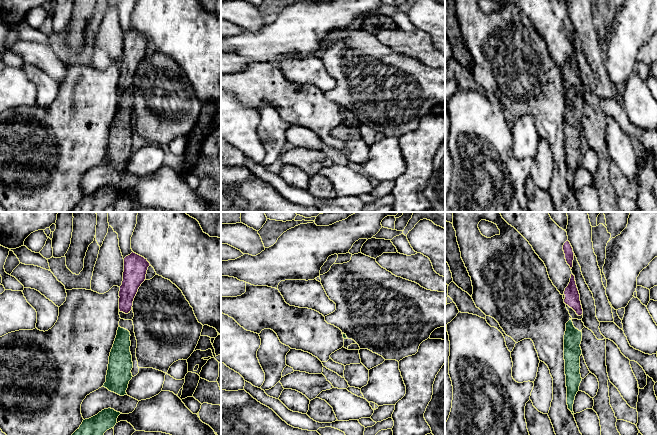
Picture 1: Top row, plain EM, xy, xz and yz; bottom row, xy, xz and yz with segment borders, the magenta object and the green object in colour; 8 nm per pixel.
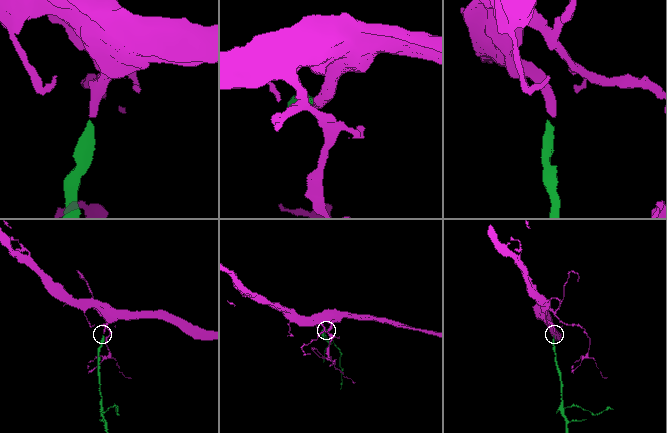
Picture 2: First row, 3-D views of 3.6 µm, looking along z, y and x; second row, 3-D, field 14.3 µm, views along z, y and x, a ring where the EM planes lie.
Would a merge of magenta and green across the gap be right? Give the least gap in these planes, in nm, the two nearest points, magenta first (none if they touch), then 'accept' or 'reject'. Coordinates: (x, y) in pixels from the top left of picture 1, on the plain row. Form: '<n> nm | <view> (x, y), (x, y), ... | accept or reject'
70 nm | yz (577, 90), (571, 96) | accept

